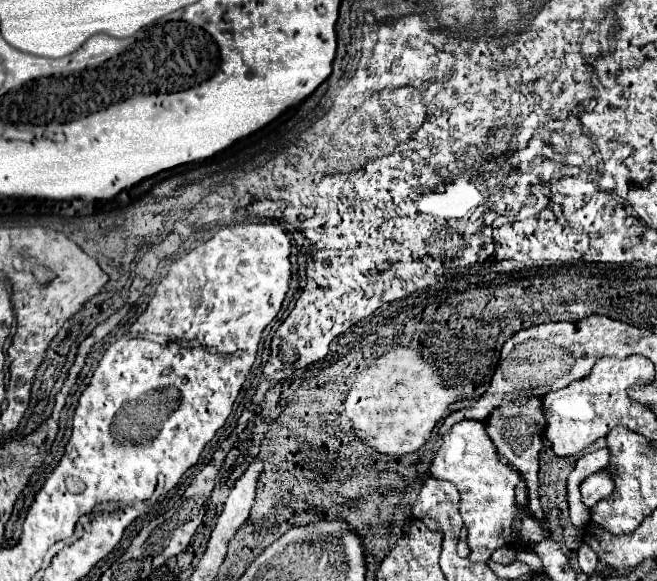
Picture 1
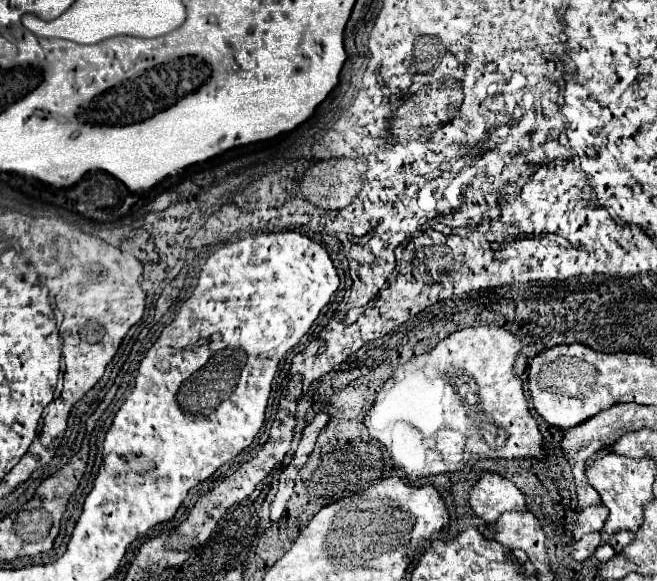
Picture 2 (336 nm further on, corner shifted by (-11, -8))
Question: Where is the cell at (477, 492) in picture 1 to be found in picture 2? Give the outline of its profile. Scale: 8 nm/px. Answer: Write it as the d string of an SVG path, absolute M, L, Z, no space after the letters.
M482 473L482 477L468 491L468 503L472 513L494 523L506 511L526 511L526 501L520 489L498 473Z

